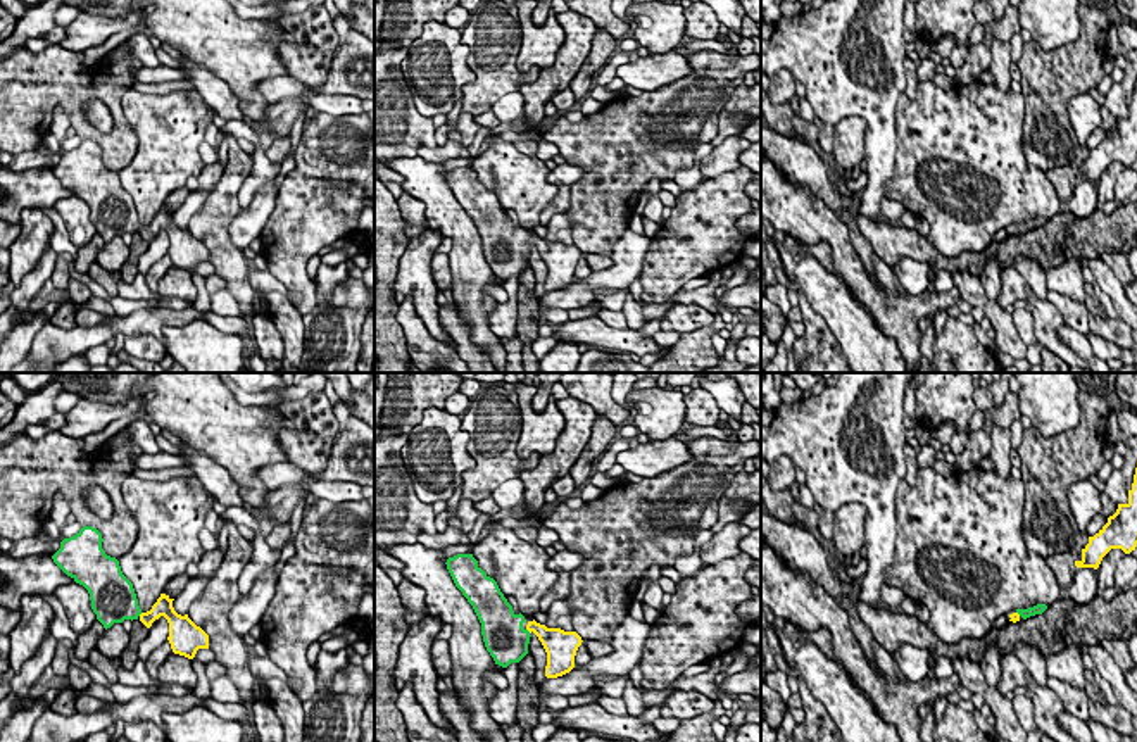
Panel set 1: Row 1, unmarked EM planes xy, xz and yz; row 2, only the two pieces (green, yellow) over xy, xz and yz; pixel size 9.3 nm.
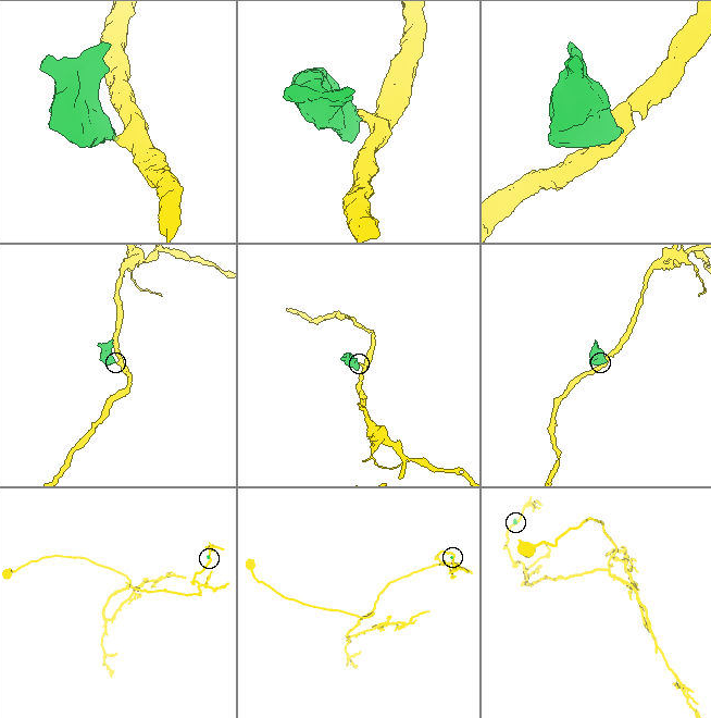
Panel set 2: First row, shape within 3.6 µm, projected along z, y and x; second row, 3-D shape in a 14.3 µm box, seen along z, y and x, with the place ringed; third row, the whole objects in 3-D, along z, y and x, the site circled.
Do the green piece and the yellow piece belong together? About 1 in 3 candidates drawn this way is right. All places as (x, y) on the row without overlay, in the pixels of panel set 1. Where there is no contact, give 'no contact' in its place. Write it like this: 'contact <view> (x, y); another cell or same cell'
contact yz (1018, 226); same cell

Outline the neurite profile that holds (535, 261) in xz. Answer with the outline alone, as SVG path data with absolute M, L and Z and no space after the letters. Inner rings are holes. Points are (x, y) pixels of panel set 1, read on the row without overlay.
M531 245L530 247L530 257L528 257L528 266L533 269L535 274L535 286L533 286L533 295L542 297L547 293L545 290L545 280L547 280L547 266L538 254L538 250Z

